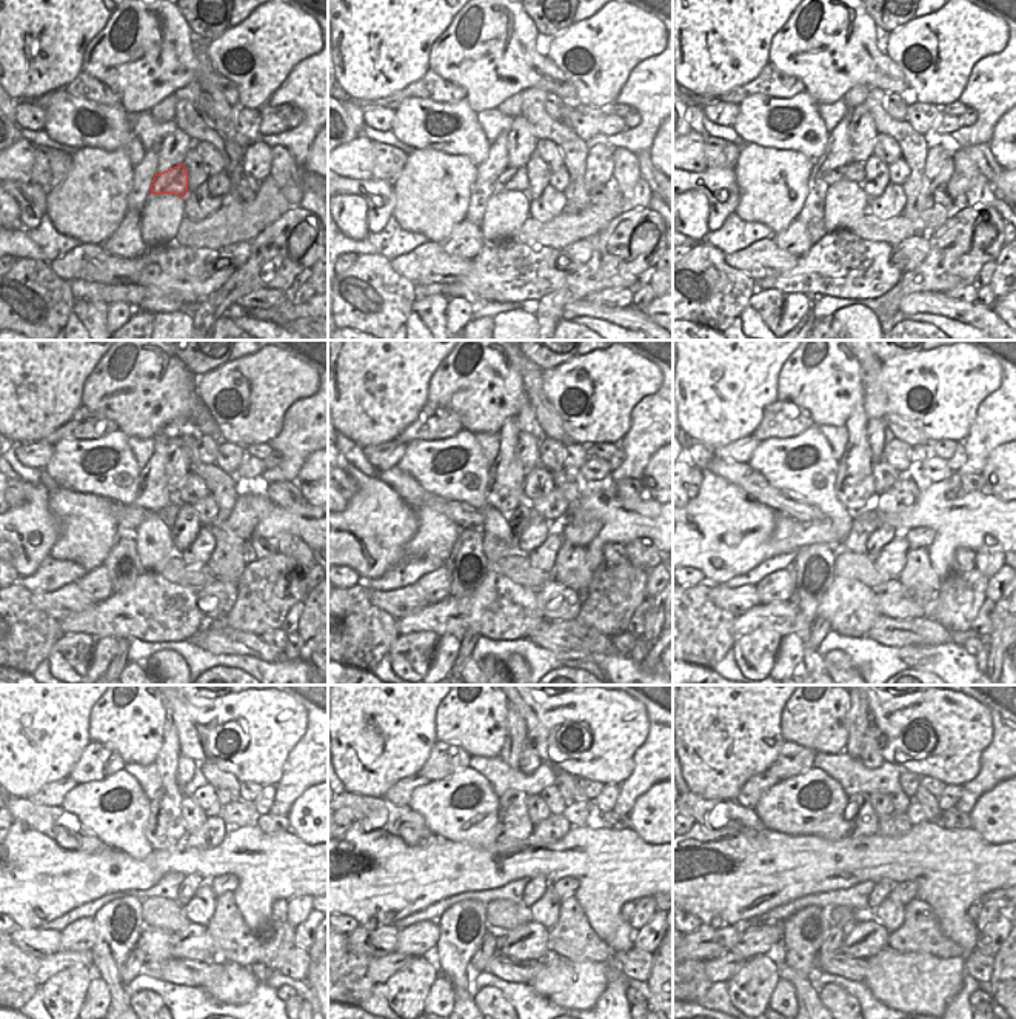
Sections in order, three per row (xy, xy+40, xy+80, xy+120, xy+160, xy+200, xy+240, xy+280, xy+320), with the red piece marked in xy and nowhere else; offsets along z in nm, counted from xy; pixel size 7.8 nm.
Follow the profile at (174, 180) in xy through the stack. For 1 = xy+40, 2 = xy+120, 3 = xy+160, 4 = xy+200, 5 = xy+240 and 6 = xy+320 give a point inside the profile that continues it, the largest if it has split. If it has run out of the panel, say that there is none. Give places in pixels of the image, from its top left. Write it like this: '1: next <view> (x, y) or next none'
1: next xy+40 (513, 179)
2: next xy+120 (126, 516)
3: next xy+160 (462, 514)
4: next xy+200 (753, 484)
5: next xy+240 (65, 828)
6: next xy+320 (716, 815)

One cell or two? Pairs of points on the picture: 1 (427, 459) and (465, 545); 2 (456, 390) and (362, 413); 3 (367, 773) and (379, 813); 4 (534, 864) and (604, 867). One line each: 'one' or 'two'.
1: two
2: two
3: two
4: one

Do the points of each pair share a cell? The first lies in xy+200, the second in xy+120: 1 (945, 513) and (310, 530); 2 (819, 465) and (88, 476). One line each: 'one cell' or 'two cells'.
1: one cell
2: one cell

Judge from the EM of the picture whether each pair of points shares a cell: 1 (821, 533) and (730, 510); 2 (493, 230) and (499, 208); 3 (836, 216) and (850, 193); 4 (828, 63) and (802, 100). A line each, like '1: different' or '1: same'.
1: same
2: same
3: same
4: different

